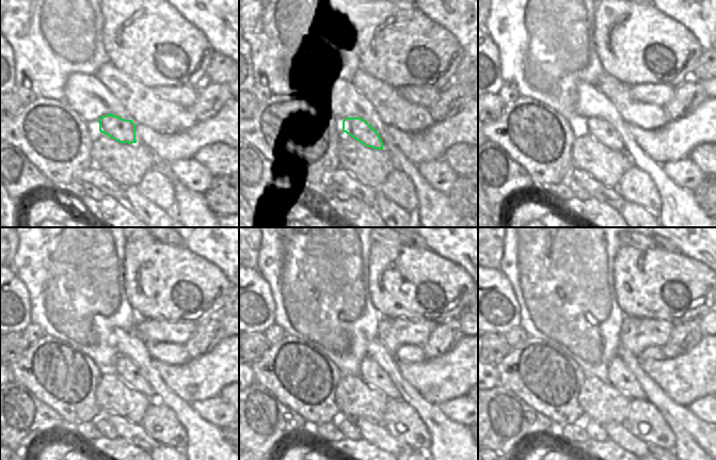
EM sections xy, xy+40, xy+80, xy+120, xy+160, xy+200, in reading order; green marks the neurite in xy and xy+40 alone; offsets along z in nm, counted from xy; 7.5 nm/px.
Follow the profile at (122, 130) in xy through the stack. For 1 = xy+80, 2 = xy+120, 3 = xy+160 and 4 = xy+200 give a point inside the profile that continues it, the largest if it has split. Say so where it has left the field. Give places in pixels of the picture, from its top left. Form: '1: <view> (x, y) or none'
1: xy+80 (603, 131)
2: xy+120 (125, 368)
3: xy+160 (369, 370)
4: xy+200 (619, 376)

